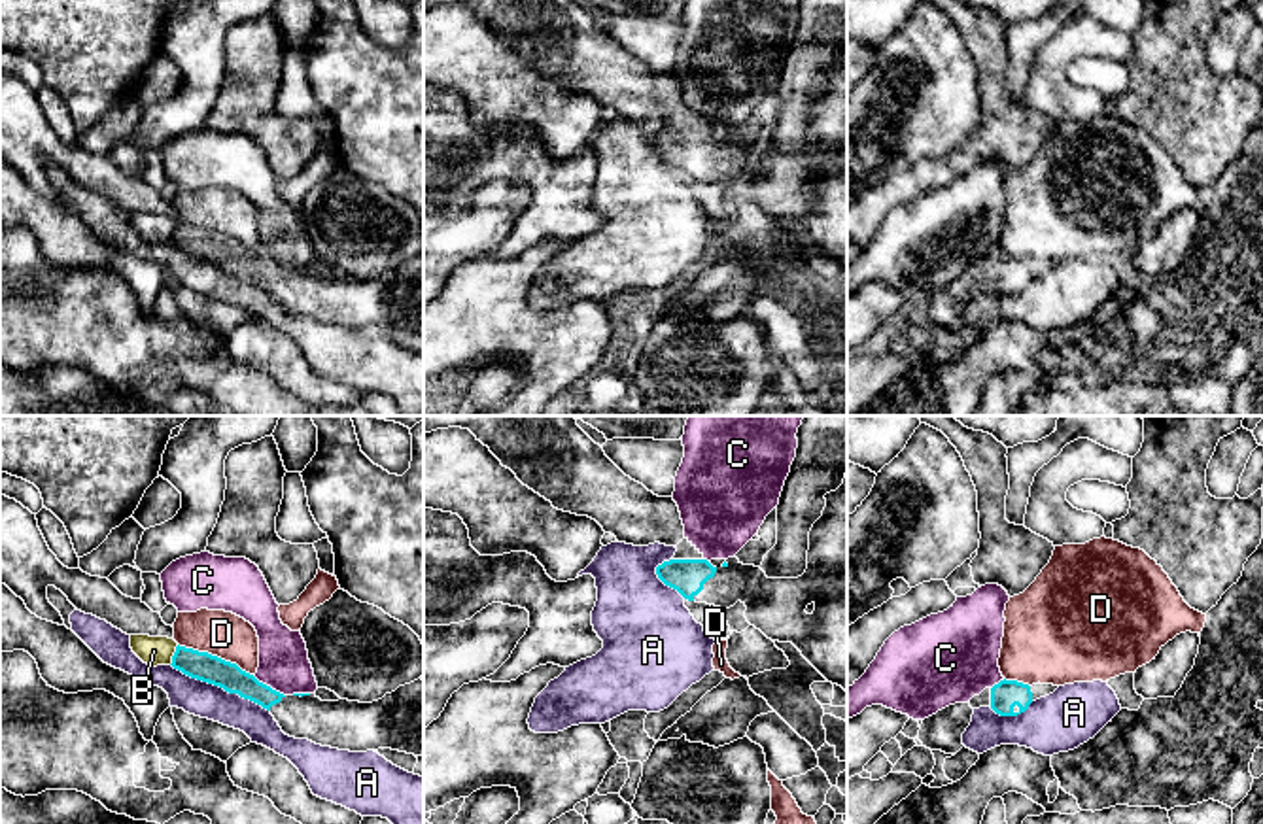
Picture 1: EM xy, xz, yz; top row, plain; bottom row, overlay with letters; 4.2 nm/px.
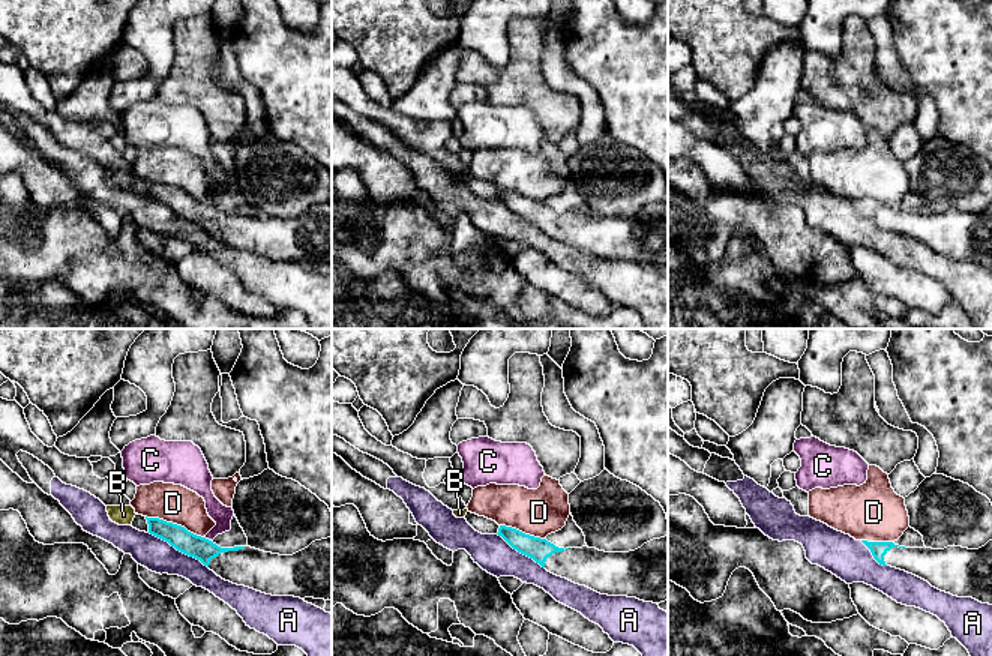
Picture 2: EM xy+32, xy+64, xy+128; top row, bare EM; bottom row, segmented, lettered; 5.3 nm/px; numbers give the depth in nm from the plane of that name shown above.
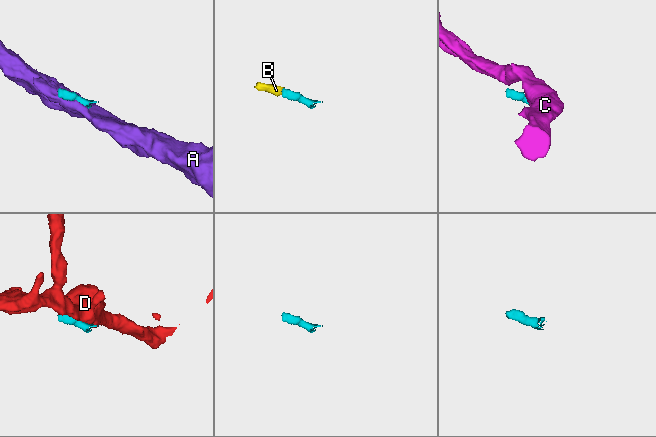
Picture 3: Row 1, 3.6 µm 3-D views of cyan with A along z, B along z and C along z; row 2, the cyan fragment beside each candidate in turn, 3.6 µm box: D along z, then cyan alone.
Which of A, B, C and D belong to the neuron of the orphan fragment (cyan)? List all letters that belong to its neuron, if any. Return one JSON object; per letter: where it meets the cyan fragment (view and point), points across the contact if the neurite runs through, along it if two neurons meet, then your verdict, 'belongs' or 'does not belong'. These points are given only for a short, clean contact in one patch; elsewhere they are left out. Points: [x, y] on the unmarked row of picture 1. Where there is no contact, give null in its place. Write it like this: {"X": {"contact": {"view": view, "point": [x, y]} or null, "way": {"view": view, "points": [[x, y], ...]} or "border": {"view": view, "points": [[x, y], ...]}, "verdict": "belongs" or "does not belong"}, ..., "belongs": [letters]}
{"A": {"contact": {"view": "xy", "point": [220, 263]}, "verdict": "does not belong"}, "B": {"contact": {"view": "xy", "point": [174, 231]}, "border": {"view": "xy", "points": [[178, 222], [169, 240]]}, "verdict": "does not belong"}, "C": {"contact": {"view": "xy", "point": [269, 263]}, "border": {"view": "xy", "points": [[254, 254], [284, 273]]}, "verdict": "does not belong"}, "D": {"contact": {"view": "xy", "point": [216, 233]}, "border": {"view": "xy", "points": [[178, 220], [235, 239], [254, 254]]}, "verdict": "does not belong"}, "belongs": []}

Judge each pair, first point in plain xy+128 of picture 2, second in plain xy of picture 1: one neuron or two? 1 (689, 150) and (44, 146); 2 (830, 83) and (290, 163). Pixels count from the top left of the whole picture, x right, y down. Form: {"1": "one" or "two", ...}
{"1": "two", "2": "one"}

